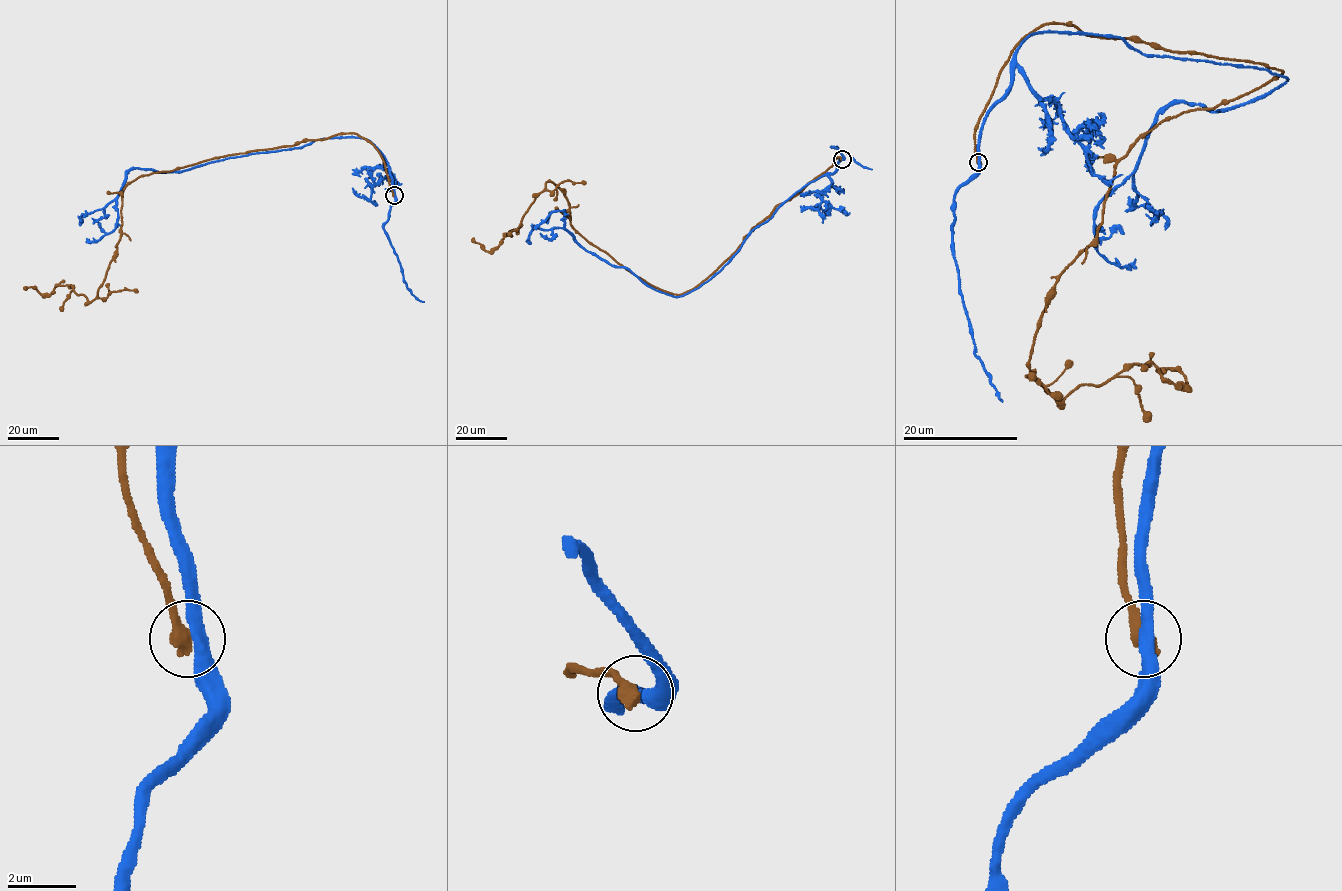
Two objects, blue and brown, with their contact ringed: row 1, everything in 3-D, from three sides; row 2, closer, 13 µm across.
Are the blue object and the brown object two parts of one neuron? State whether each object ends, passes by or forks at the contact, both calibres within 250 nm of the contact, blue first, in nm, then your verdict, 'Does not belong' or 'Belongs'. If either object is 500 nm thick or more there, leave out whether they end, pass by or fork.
At the ring blue passes by. At the ring brown ends. Thickness 380 nm (blue) against 480 nm. Does not belong

